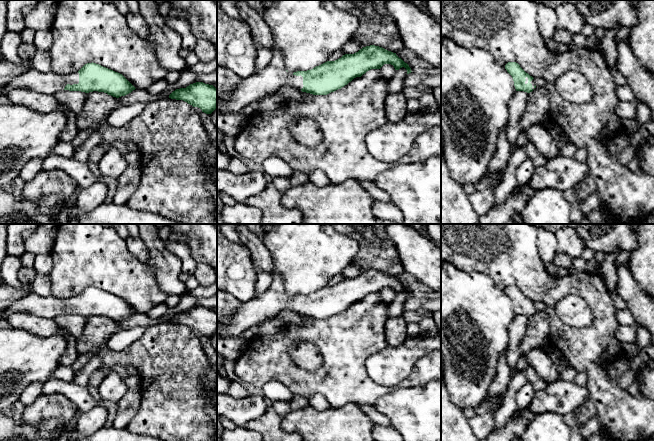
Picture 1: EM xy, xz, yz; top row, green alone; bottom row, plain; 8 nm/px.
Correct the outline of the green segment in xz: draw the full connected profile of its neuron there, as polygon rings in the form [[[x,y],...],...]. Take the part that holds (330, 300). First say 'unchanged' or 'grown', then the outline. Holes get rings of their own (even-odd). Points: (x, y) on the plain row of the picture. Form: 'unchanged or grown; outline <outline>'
grown; outline [[[370,269],[354,278],[345,278],[335,285],[327,285],[311,294],[290,298],[286,295],[282,276],[274,272],[270,286],[260,296],[247,303],[241,303],[232,323],[217,320],[217,334],[238,336],[255,324],[278,318],[278,314],[284,310],[313,319],[327,319],[371,293],[380,293],[384,288],[393,289],[395,294],[404,291],[407,298],[412,296],[409,289],[396,277]]]

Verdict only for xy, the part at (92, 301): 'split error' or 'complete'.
split error

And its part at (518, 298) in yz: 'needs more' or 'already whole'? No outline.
needs more

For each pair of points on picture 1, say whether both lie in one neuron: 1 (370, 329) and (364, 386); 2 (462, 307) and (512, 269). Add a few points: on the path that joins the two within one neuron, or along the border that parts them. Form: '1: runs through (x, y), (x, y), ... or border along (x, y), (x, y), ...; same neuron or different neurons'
1: runs through (358, 343), (358, 372); same neuron
2: border along (473, 272), (486, 273), (497, 287), (504, 290); different neurons

